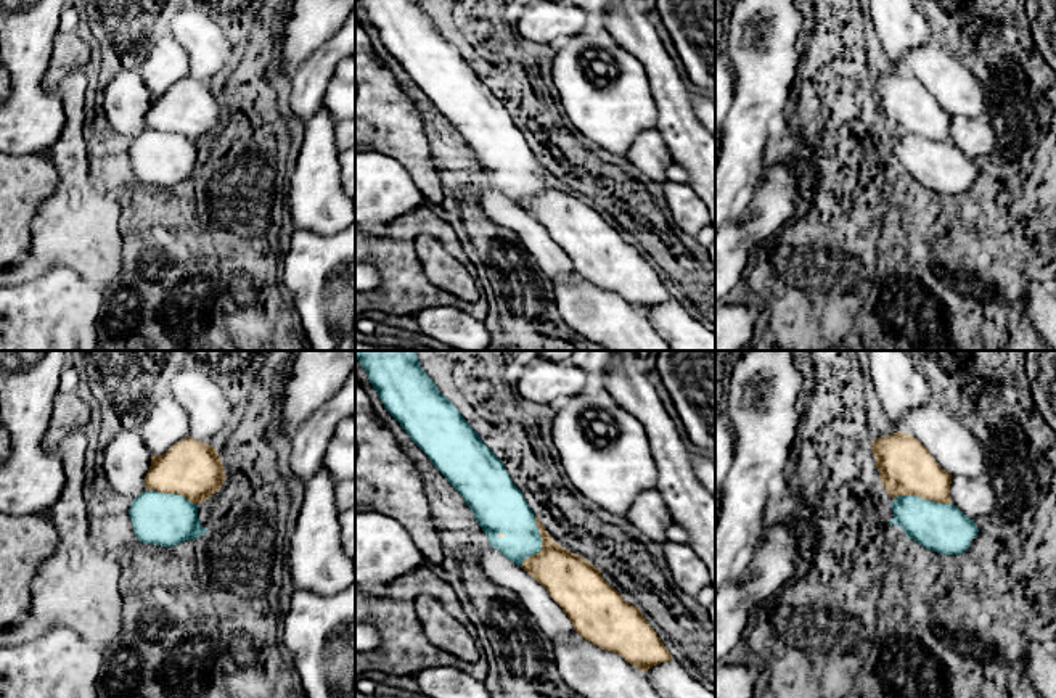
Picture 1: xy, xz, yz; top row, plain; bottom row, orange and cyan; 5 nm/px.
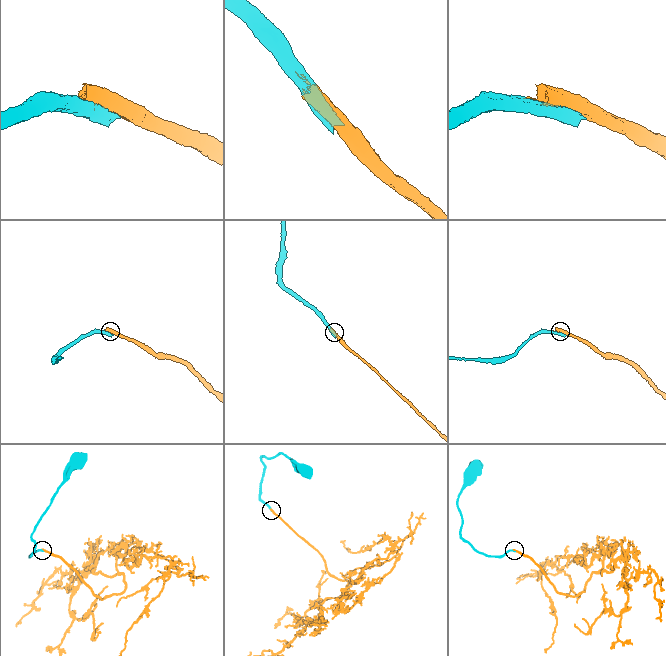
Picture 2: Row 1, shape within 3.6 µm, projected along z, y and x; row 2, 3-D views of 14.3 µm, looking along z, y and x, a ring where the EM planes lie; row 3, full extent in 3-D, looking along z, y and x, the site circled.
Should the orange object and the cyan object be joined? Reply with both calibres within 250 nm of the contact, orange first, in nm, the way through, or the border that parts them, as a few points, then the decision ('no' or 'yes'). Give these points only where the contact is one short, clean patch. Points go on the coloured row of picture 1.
280/240 nm | no

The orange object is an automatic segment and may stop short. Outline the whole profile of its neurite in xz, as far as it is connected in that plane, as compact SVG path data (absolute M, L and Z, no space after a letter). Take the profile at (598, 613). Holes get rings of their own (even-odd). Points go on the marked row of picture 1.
M538 516L535 524L542 550L526 558L521 568L548 590L575 632L643 672L670 661L672 655L640 608L627 603L590 561L555 542Z

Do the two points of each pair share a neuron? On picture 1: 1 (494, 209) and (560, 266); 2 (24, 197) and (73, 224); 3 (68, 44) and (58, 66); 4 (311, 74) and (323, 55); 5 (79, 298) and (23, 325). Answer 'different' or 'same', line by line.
1: same
2: different
3: same
4: same
5: same

